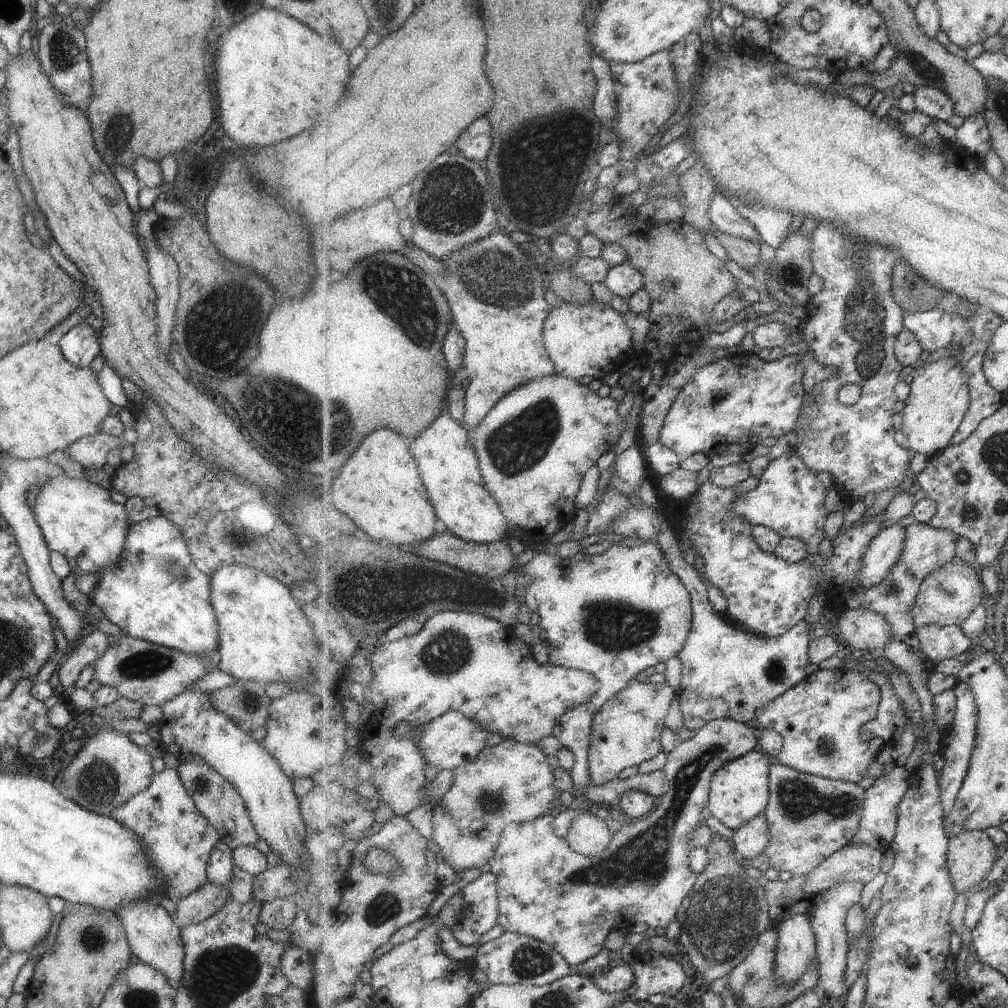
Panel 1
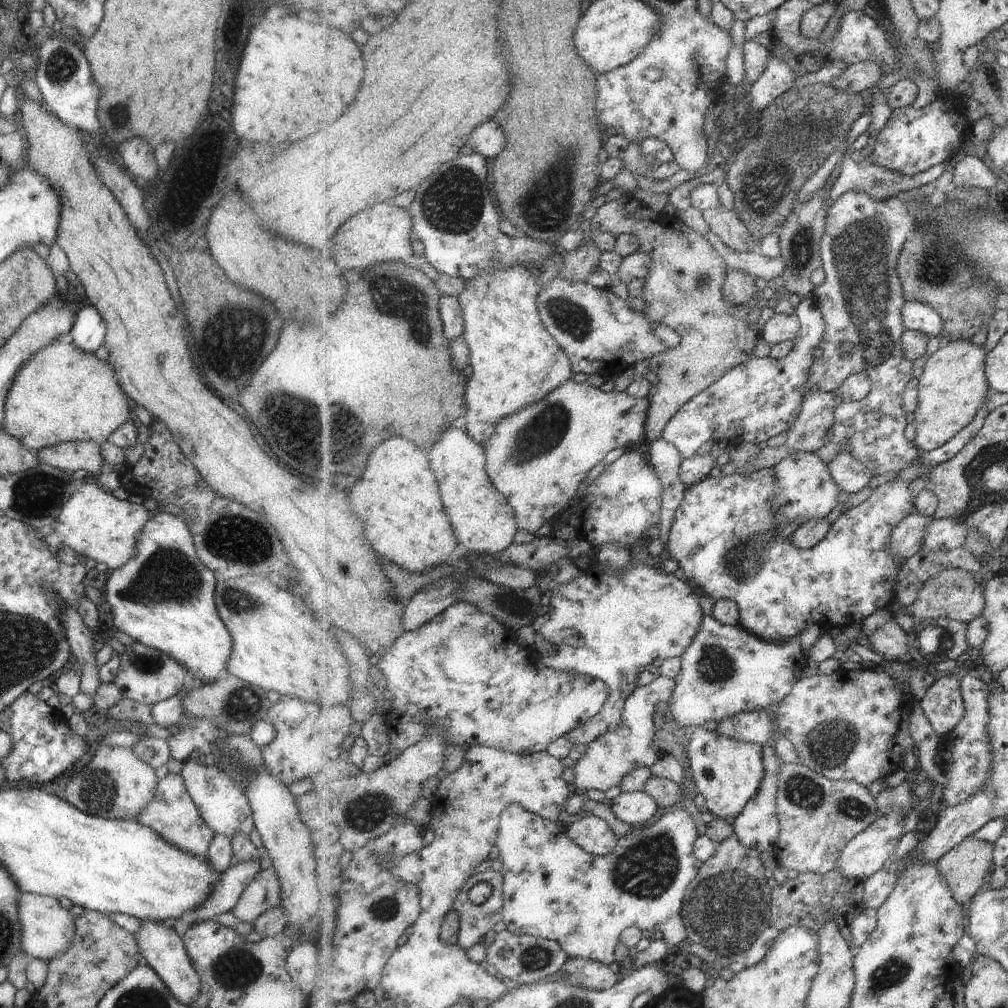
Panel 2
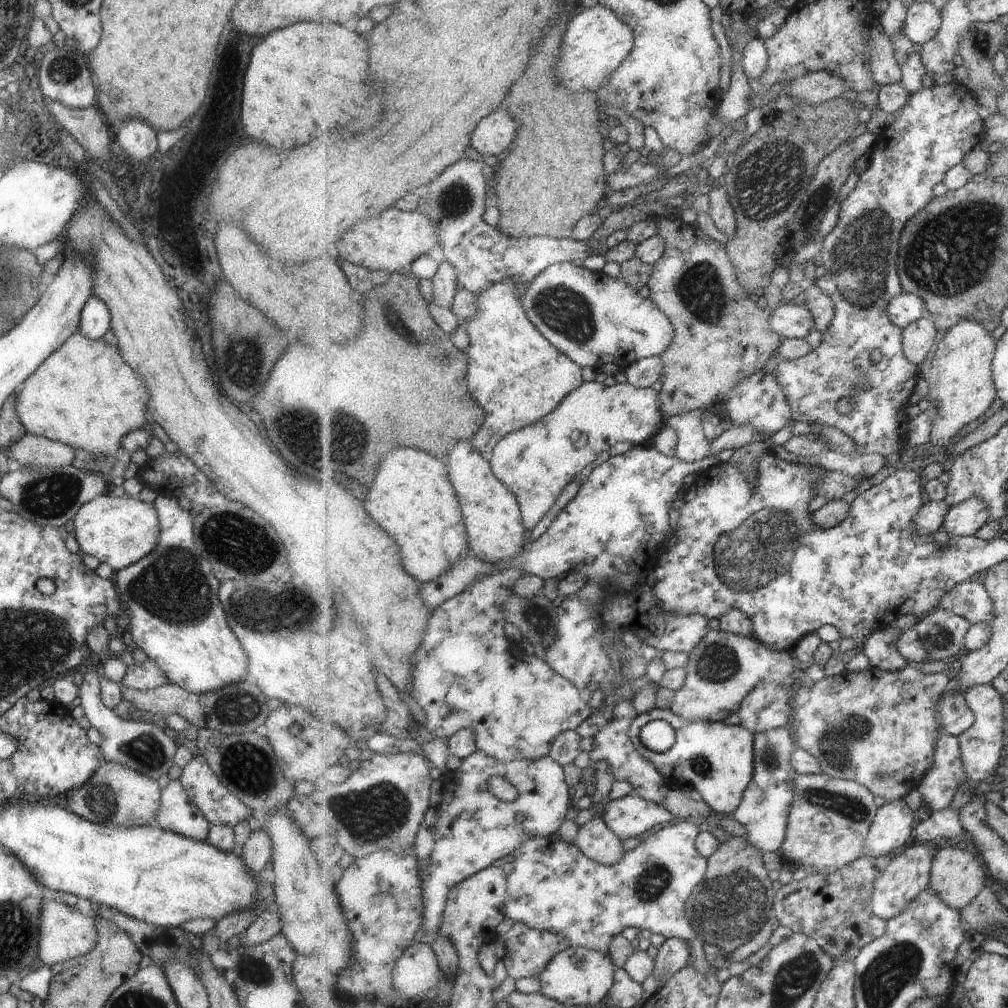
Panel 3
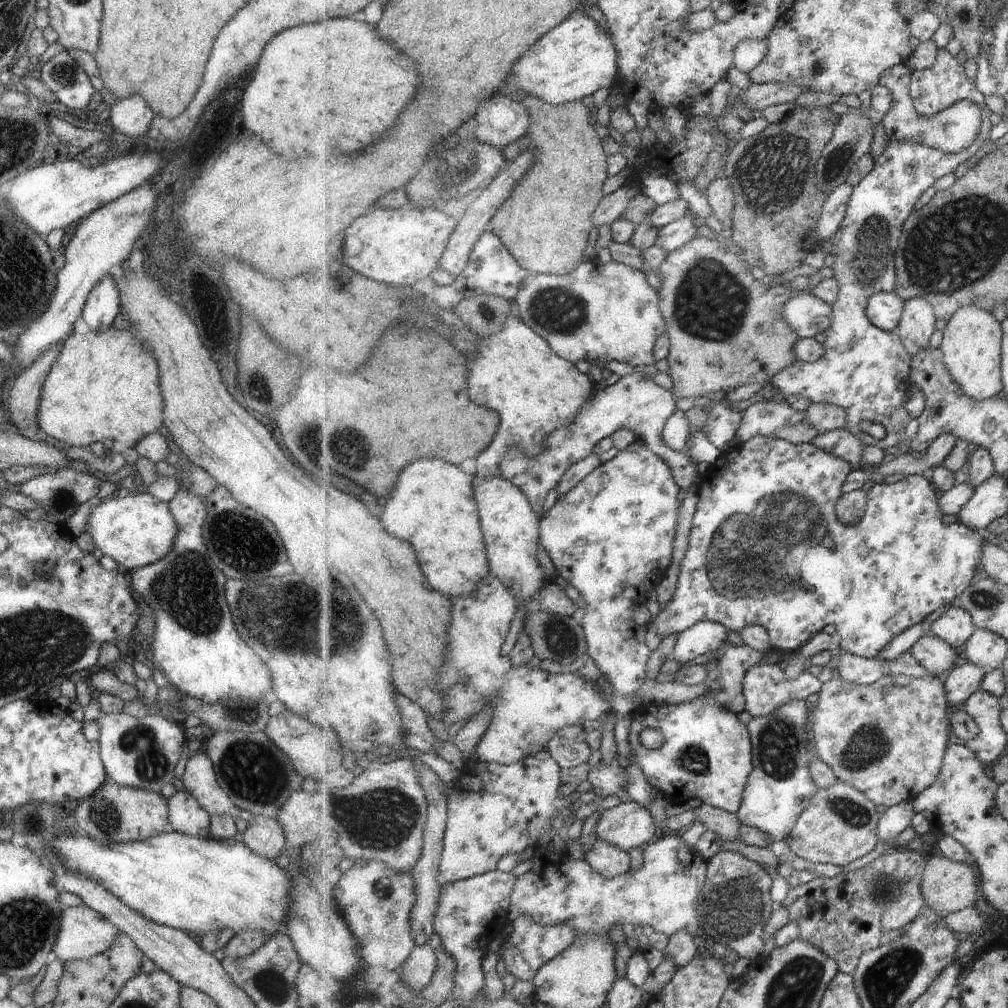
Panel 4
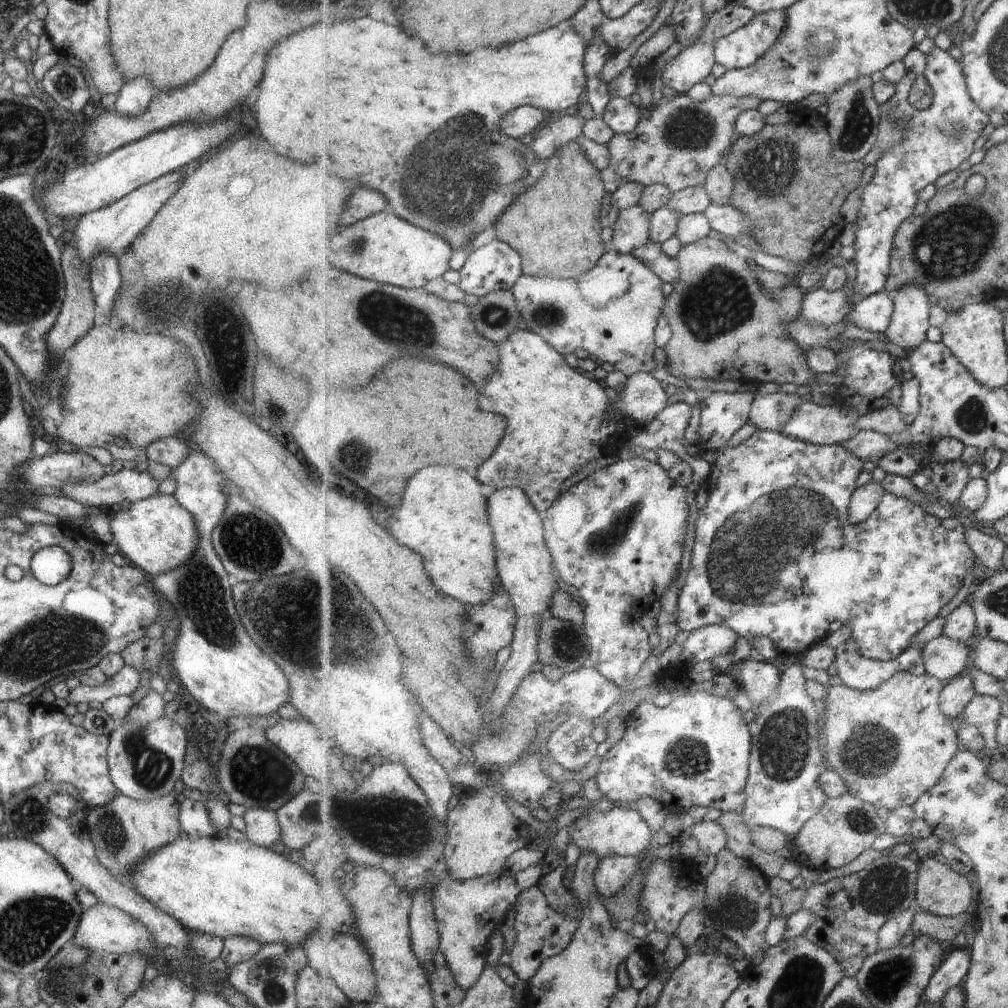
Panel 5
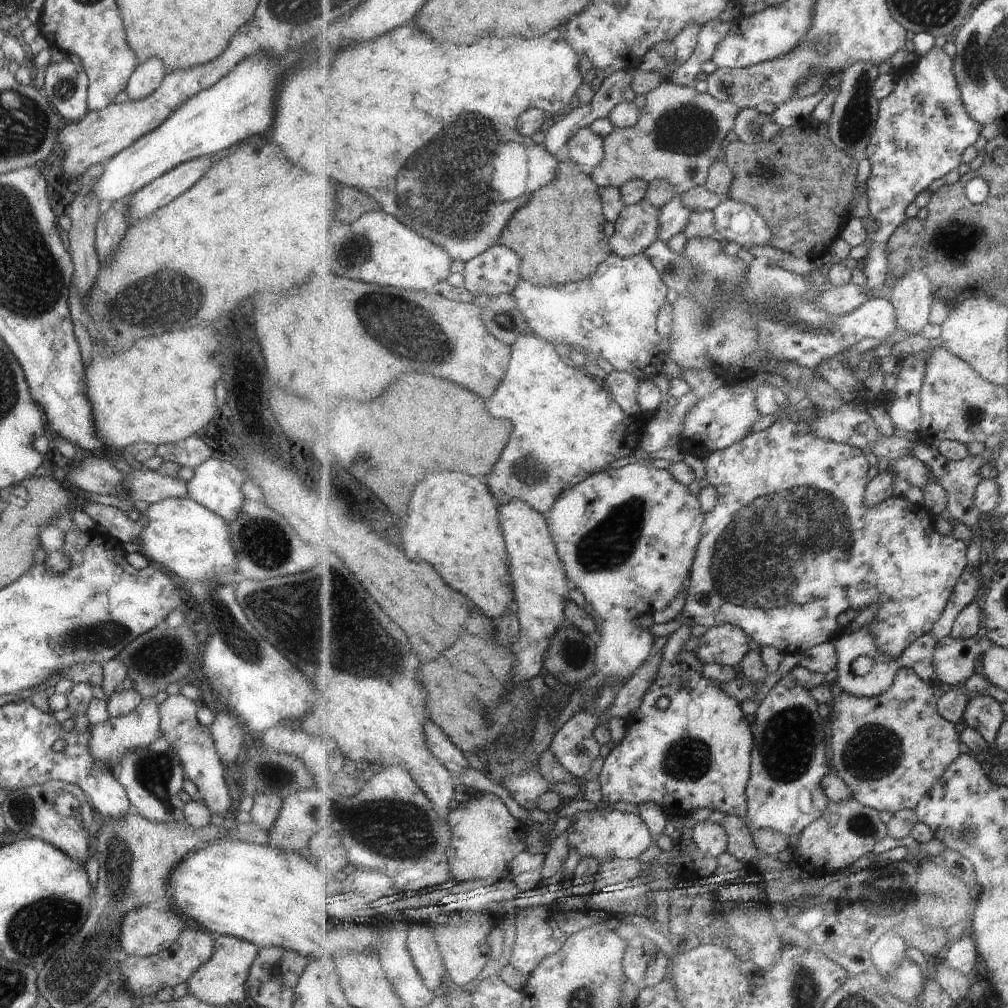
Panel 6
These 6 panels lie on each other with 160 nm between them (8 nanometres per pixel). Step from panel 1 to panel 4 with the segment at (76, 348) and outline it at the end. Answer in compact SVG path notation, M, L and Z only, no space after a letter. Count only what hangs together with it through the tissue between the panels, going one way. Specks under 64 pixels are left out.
M105 273L91 288L80 316L91 331L104 331L110 327L111 320L118 312L119 291L114 278Z

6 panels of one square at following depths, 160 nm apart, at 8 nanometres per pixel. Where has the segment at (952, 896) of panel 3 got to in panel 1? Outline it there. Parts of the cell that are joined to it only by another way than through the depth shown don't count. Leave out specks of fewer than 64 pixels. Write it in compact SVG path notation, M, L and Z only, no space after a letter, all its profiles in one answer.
M967 831L950 840L947 868L959 894L979 887L993 870L997 845L984 831Z

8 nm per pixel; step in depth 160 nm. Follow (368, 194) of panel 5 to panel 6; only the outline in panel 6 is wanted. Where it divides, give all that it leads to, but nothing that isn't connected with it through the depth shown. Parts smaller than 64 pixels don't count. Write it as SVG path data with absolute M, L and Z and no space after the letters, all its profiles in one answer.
M339 184L339 206L337 206L337 218L339 220L352 223L361 218L366 212L381 209L381 205L375 198L367 196L365 192Z

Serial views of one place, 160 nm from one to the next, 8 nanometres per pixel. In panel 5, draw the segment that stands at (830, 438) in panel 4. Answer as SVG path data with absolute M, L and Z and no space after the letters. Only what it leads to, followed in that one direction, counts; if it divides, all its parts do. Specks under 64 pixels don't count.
M859 431L842 445L860 459L875 463L900 447L895 439L877 431Z

